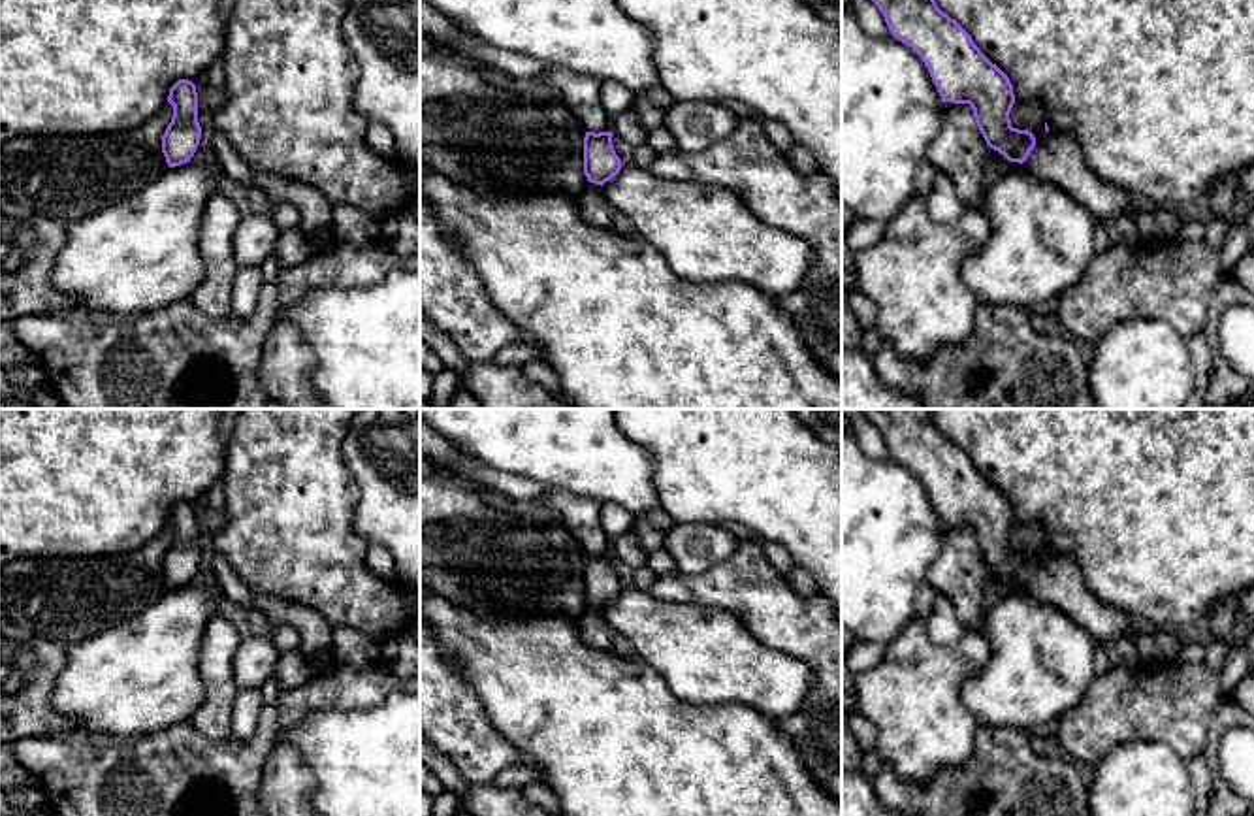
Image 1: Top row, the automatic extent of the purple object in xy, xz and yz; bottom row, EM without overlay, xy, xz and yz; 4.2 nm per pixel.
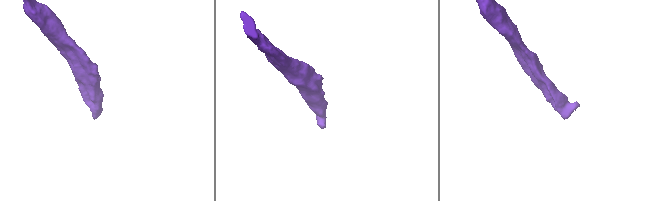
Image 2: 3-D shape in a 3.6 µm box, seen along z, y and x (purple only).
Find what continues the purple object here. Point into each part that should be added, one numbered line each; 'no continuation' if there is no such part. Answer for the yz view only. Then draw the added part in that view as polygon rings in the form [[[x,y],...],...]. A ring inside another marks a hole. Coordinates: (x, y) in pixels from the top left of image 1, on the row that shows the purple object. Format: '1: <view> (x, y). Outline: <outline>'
1: yz (1059, 159). Outline: [[[1047,132],[1024,164],[1034,177],[1054,183],[1100,220],[1130,209],[1130,192],[1098,177],[1069,134]]]

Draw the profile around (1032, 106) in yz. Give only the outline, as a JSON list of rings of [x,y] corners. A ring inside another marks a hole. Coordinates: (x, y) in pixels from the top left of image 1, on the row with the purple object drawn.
[[[1037,100],[1015,102],[1009,113],[1011,126],[1034,134],[1036,143],[1045,138],[1047,113]]]

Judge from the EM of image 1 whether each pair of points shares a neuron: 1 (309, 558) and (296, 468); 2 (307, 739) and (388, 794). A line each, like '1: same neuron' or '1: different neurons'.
1: same neuron
2: same neuron

